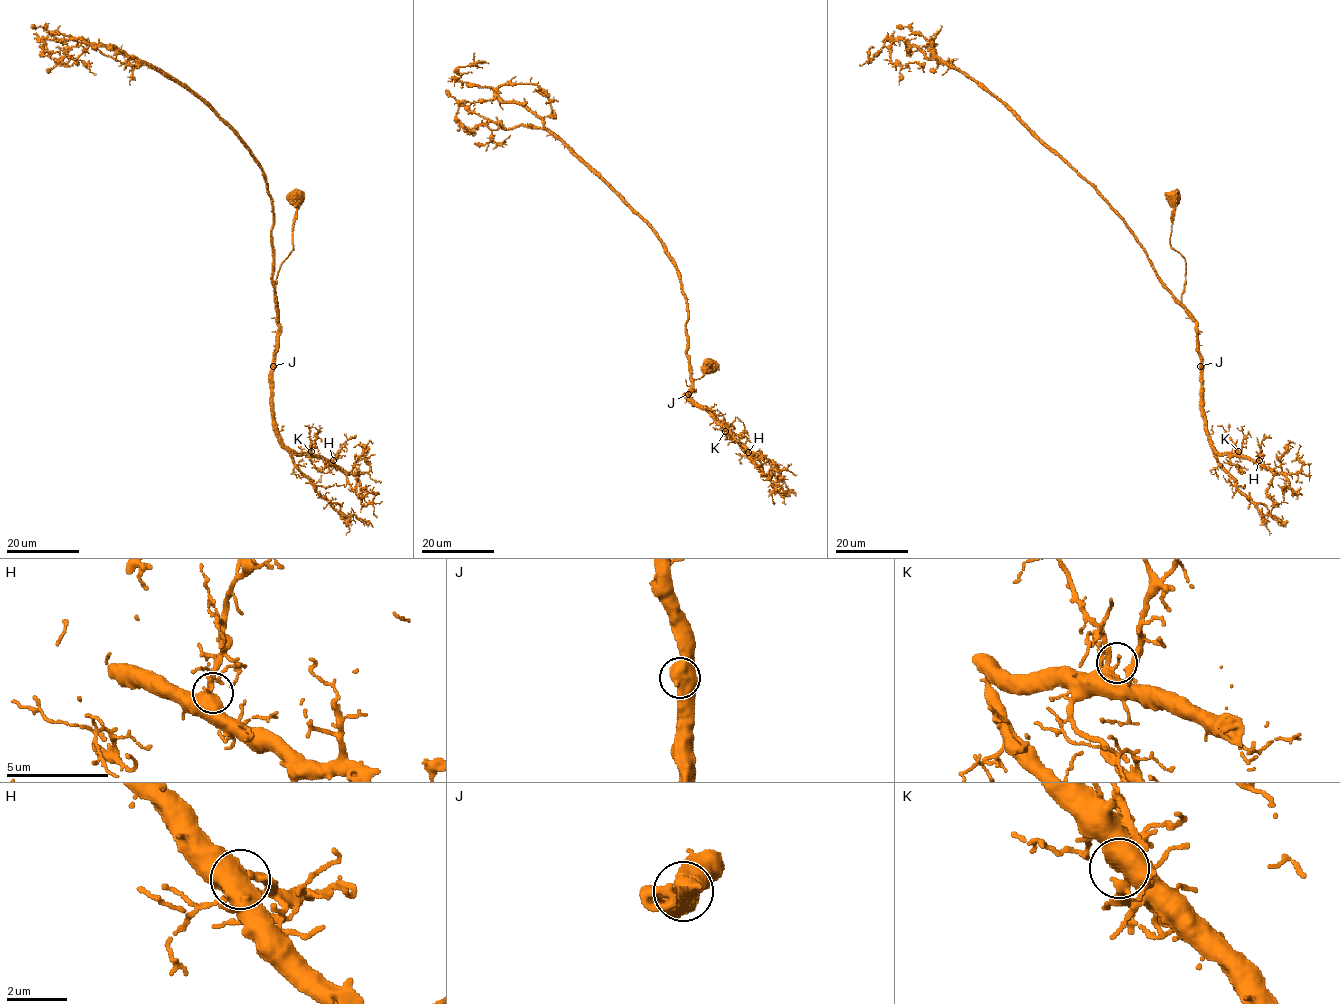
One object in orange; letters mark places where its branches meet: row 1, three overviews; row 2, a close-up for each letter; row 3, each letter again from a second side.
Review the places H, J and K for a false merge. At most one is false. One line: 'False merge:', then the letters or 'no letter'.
False merge: no letter

